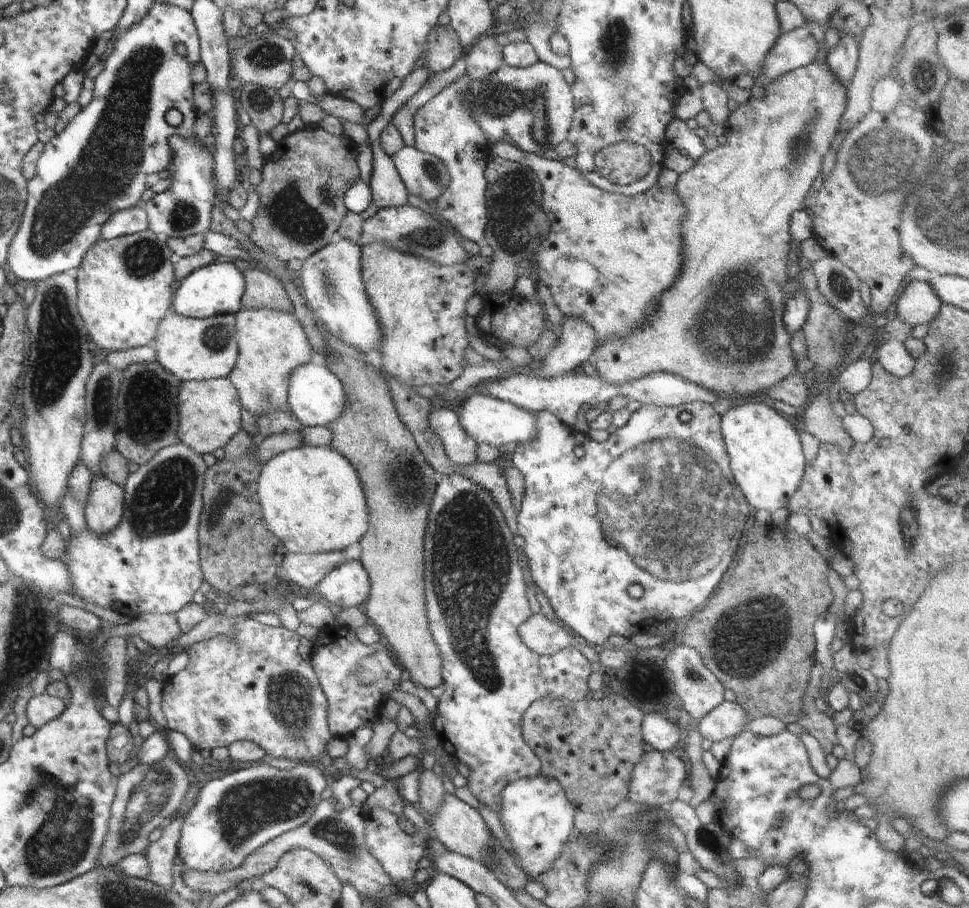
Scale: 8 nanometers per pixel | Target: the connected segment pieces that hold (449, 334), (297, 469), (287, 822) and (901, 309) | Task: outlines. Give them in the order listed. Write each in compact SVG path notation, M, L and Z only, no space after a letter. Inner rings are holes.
M372 243L361 248L361 271L363 287L366 289L371 307L382 326L382 342L375 358L382 364L384 372L396 378L402 386L430 387L440 384L448 386L458 379L467 365L465 349L469 346L465 328L466 301L474 294L474 279L479 274L467 264L442 266L414 255L390 249L382 243Z
M302 446L290 449L264 463L258 484L258 502L264 522L287 553L313 554L354 550L368 532L369 515L358 472L344 454L331 447Z
M299 761L296 766L288 770L278 770L265 763L228 772L226 776L210 780L201 788L197 802L187 812L187 820L182 824L178 840L178 856L182 858L184 869L216 872L216 874L236 870L252 852L256 852L276 836L306 824L321 801L320 794L330 785L331 780L324 766Z
M914 279L904 288L896 305L898 316L914 328L918 324L930 325L938 316L943 302L930 283Z

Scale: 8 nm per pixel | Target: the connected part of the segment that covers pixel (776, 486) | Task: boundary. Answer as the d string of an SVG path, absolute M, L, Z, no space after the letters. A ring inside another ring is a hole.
M750 402L730 408L721 416L721 434L729 457L733 481L738 484L746 501L758 510L770 513L788 508L788 500L802 484L808 464L799 435L785 415L778 414L762 402Z

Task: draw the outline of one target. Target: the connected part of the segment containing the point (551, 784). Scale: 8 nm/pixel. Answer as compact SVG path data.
M541 773L534 778L516 780L502 790L502 808L498 817L512 844L512 852L528 878L540 877L546 870L553 868L562 846L574 829L576 812L577 809L568 801L562 786Z

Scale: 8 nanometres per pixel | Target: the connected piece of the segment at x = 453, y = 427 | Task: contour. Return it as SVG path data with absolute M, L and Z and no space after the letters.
M444 406L444 408L432 410L431 416L428 416L428 424L444 444L448 460L452 464L470 466L474 462L478 463L476 458L478 444L460 426L457 409Z

